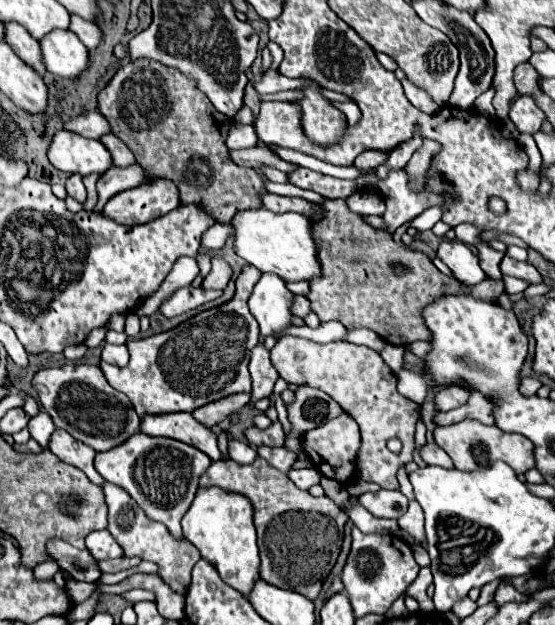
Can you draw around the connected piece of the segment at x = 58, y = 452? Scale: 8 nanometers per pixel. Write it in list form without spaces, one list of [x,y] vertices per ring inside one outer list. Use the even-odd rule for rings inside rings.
[[[56,429],[56,431],[52,433],[52,439],[50,439],[48,449],[50,449],[56,457],[60,457],[60,461],[82,469],[82,471],[86,473],[86,477],[88,477],[94,485],[102,485],[102,483],[104,483],[104,479],[102,479],[102,477],[98,475],[98,471],[94,469],[94,455],[96,455],[96,451],[90,449],[88,445],[82,445],[80,441],[74,441],[66,431]]]

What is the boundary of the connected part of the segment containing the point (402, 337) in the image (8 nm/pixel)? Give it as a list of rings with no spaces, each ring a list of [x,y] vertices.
[[[326,199],[320,203],[324,215],[312,221],[312,237],[318,241],[320,275],[310,279],[308,301],[320,321],[340,321],[346,329],[366,327],[380,335],[386,343],[408,345],[428,339],[430,331],[422,321],[422,309],[436,297],[470,291],[478,299],[496,301],[504,293],[502,281],[486,279],[474,289],[466,289],[444,275],[422,251],[398,245],[390,233],[370,227],[362,215],[348,209],[342,199]]]

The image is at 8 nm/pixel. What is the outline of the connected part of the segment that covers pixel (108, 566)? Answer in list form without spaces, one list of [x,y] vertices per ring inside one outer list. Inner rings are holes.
[[[118,557],[118,559],[112,559],[112,561],[100,561],[100,569],[102,569],[102,573],[118,573],[118,571],[128,569],[128,567],[136,567],[138,563],[140,563],[140,559]]]

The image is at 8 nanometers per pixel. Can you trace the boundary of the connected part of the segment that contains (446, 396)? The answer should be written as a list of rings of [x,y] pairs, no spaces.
[[[450,385],[450,387],[444,387],[436,393],[434,397],[434,403],[436,403],[436,411],[450,411],[450,409],[456,409],[458,405],[464,405],[468,401],[470,393],[464,389],[464,387],[458,387],[458,385]]]

